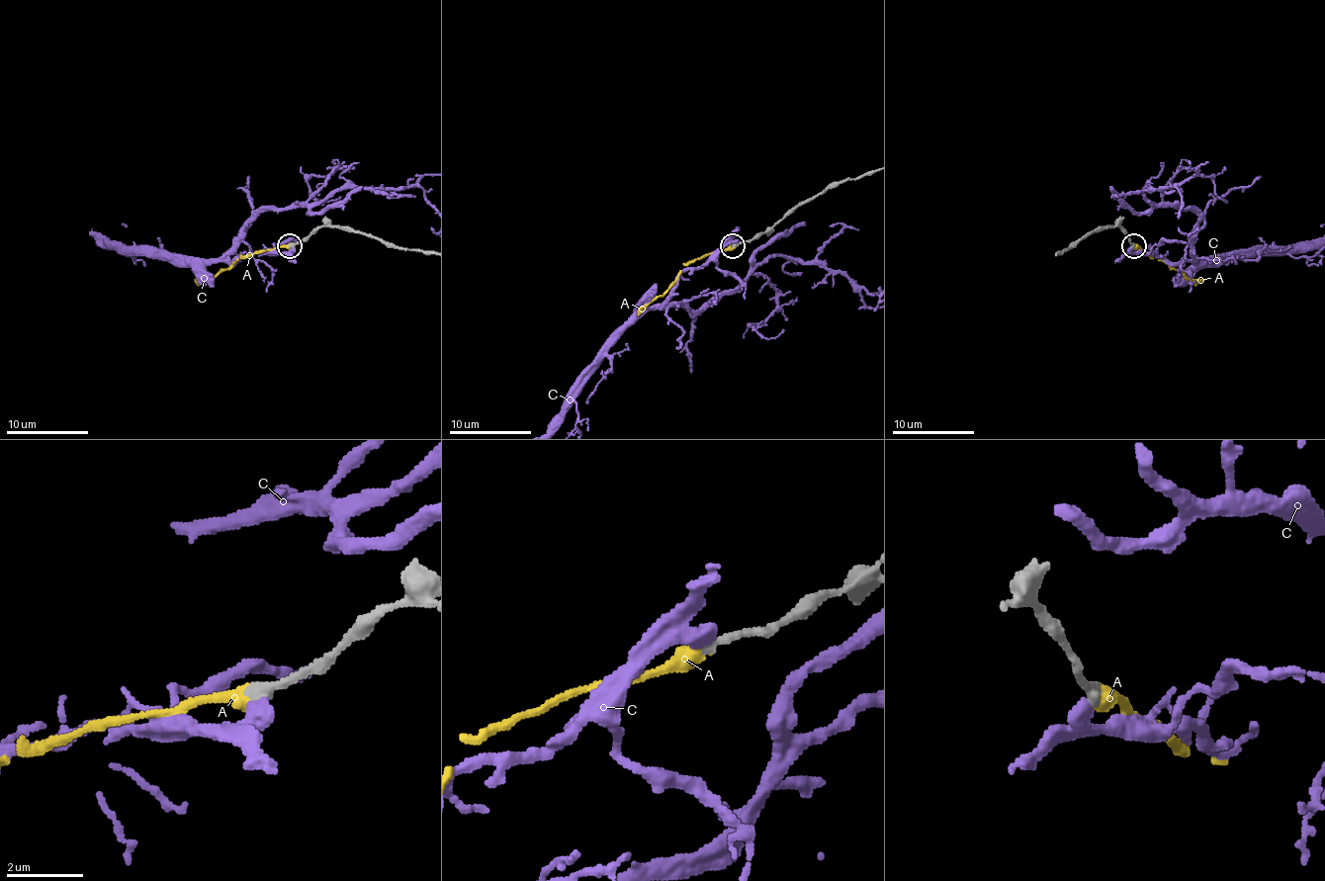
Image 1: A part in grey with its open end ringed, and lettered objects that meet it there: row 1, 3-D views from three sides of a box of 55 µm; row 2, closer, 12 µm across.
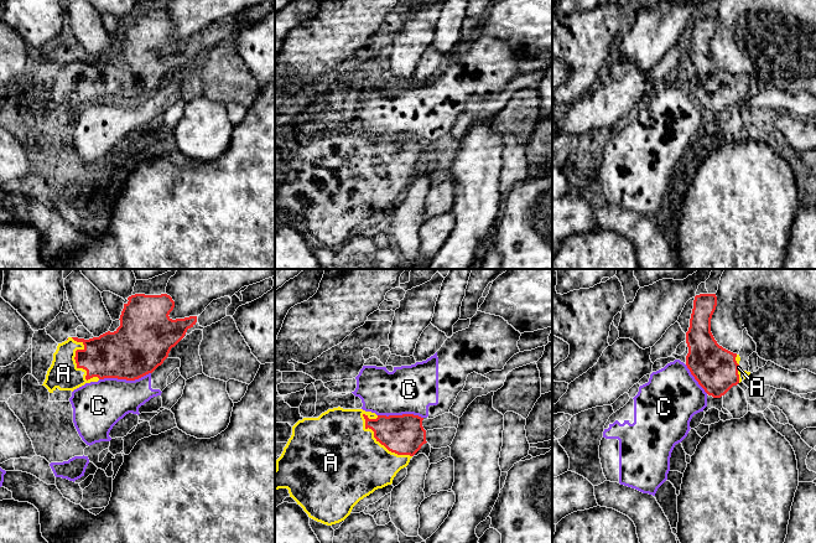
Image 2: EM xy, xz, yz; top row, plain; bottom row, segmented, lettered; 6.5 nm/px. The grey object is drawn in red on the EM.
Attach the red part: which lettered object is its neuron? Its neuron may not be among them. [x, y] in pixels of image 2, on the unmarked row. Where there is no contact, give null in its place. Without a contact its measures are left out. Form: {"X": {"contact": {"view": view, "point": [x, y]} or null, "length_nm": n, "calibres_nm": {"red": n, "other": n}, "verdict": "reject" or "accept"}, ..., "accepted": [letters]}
{"A": {"contact": {"view": "xz", "point": [380, 165]}, "length_nm": 420, "calibres_nm": {"red": 260, "other": 480}, "verdict": "accept"}, "C": {"contact": {"view": "xy", "point": [124, 101]}, "length_nm": 340, "calibres_nm": {"red": 360, "other": 320}, "verdict": "reject"}, "accepted": ["A"]}

